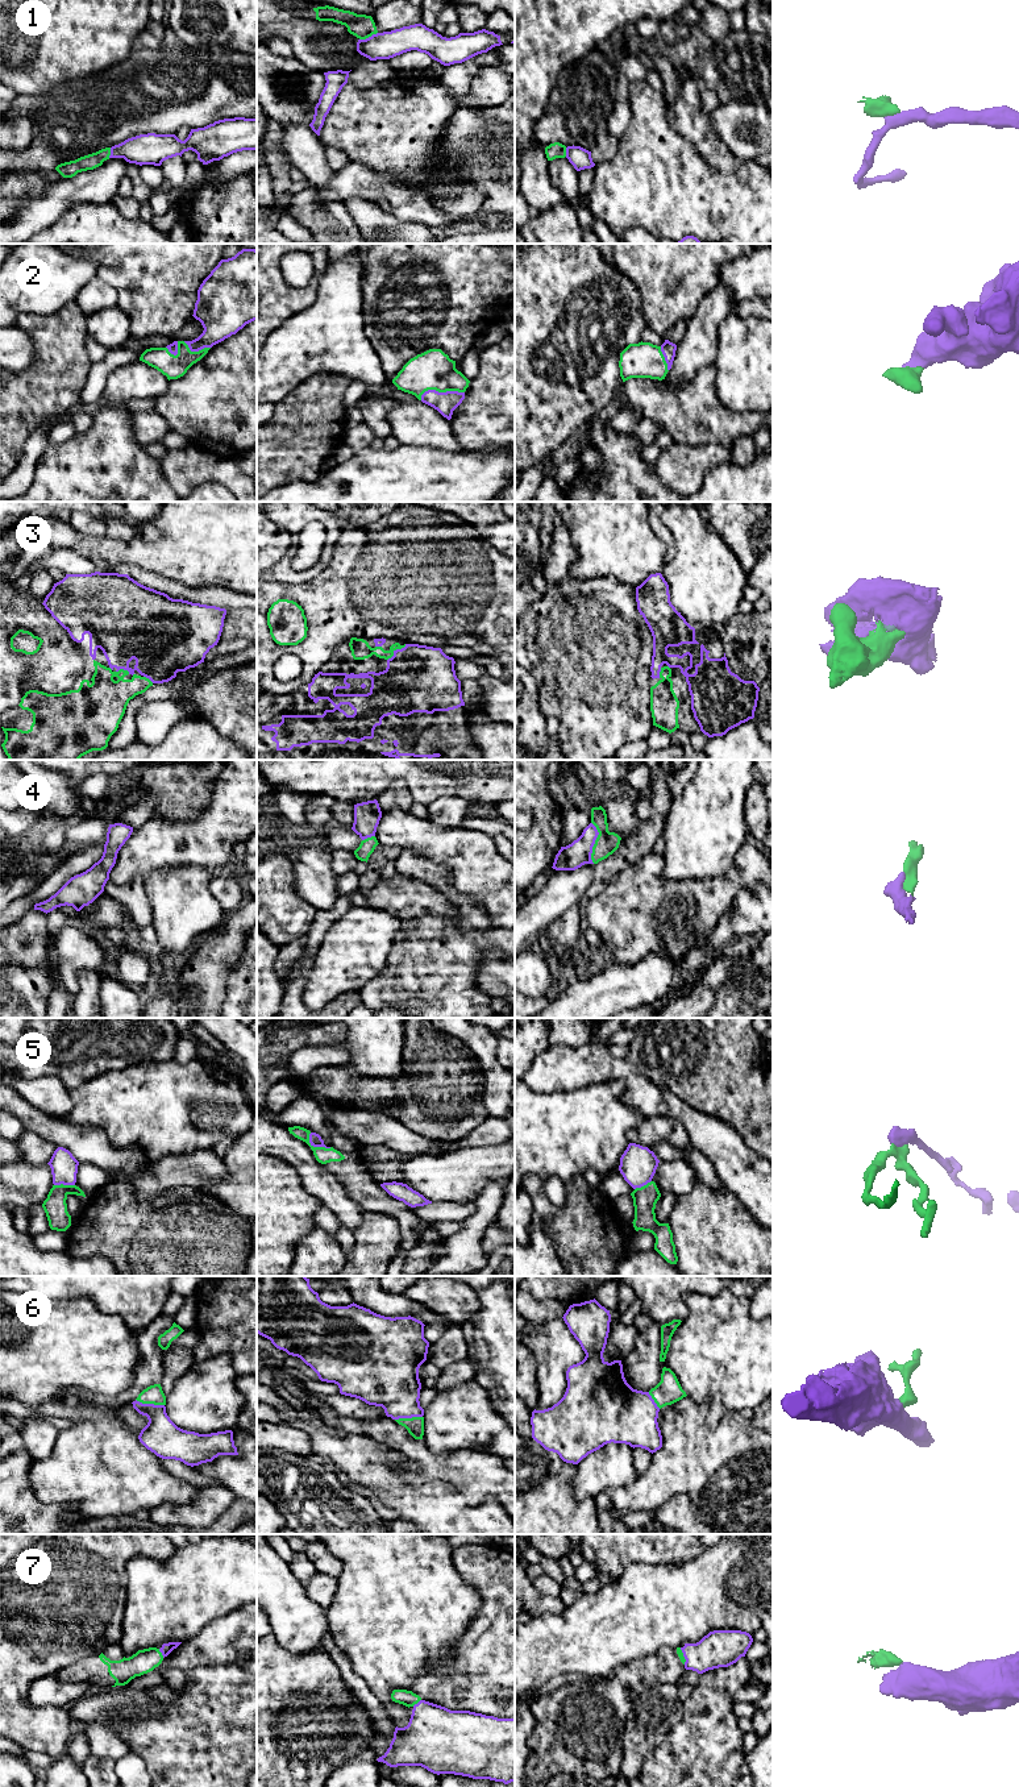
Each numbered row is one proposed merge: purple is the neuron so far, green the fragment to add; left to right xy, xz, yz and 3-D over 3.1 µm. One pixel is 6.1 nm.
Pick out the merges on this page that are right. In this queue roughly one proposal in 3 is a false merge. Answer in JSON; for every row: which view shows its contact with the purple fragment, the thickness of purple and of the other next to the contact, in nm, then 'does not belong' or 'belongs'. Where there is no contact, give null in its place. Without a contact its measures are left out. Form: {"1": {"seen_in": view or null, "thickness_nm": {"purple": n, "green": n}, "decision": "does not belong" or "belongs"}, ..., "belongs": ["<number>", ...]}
{"1": {"seen_in": "xz", "thickness_nm": {"purple": 170, "green": 150}, "decision": "belongs"}, "2": {"seen_in": "xz", "thickness_nm": {"purple": 140, "green": 240}, "decision": "belongs"}, "3": {"seen_in": "xz", "thickness_nm": {"purple": 420, "green": 120}, "decision": "belongs"}, "4": {"seen_in": "yz", "thickness_nm": {"purple": 160, "green": 140}, "decision": "belongs"}, "5": {"seen_in": "xz", "thickness_nm": {"purple": 80, "green": 100}, "decision": "does not belong"}, "6": {"seen_in": "xy", "thickness_nm": {"purple": 220, "green": 110}, "decision": "belongs"}, "7": {"seen_in": "xy", "thickness_nm": {"purple": 70, "green": 140}, "decision": "belongs"}, "belongs": ["1", "2", "3", "4", "6", "7"]}

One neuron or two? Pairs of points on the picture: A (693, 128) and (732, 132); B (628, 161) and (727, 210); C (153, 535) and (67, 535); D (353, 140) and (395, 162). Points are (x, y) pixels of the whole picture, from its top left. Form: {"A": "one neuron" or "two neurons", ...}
{"A": "two neurons", "B": "one neuron", "C": "two neurons", "D": "one neuron"}

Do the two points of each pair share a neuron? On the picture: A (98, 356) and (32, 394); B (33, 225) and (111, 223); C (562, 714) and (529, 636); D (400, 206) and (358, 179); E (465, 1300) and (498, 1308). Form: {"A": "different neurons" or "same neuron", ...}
{"A": "different neurons", "B": "different neurons", "C": "same neuron", "D": "same neuron", "E": "different neurons"}

